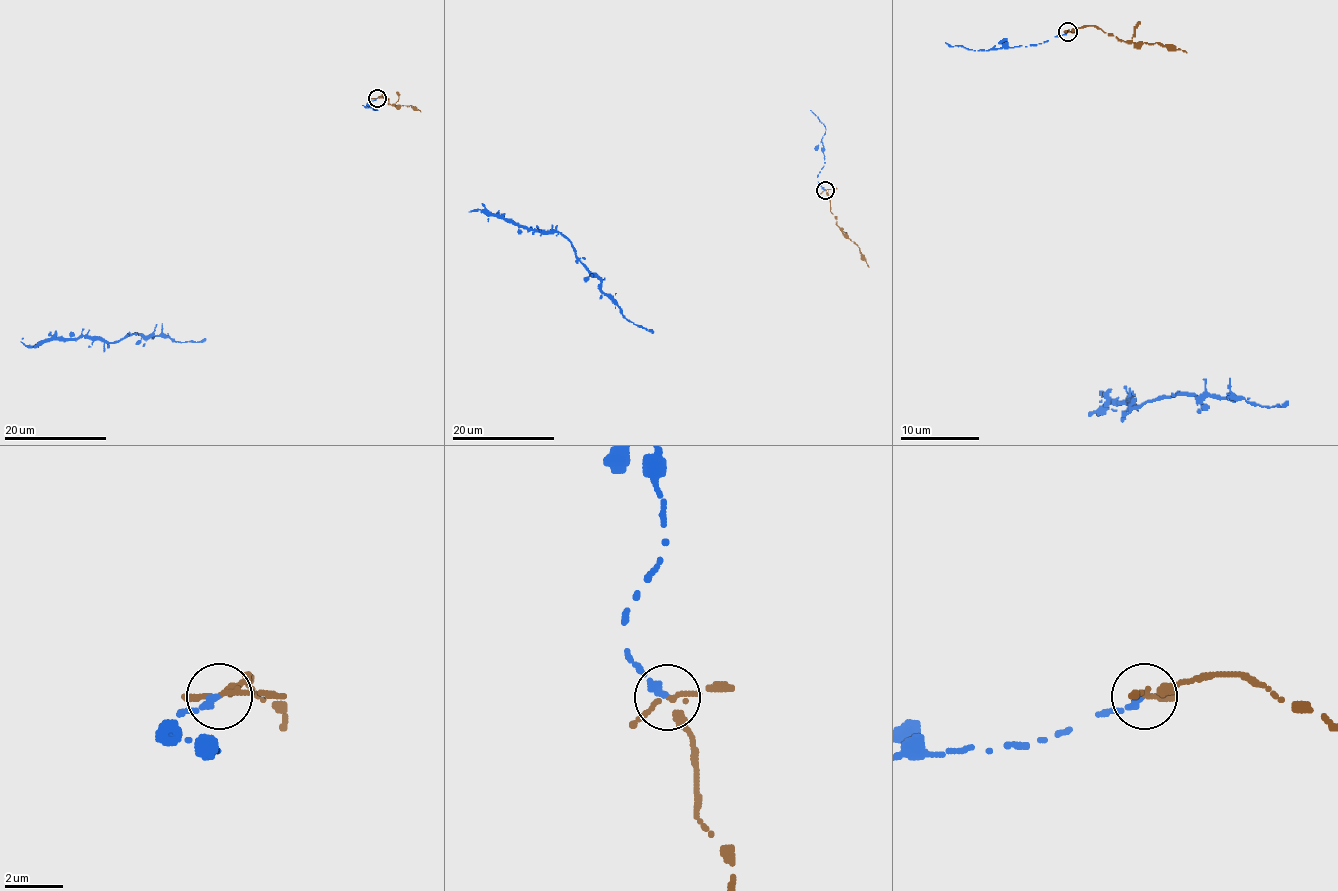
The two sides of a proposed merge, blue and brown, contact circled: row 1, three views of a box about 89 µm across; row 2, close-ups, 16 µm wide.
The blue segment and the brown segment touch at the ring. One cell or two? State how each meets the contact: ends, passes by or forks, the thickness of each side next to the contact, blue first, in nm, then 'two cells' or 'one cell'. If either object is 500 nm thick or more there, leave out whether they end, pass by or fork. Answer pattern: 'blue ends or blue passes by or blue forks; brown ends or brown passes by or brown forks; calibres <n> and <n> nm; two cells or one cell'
blue ends; brown forks; calibres 280 and 140 nm; one cell

